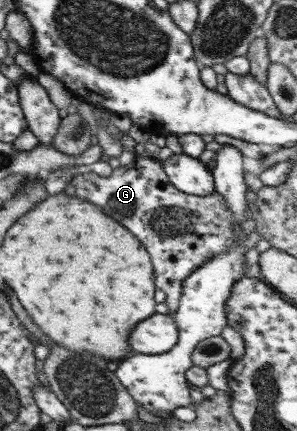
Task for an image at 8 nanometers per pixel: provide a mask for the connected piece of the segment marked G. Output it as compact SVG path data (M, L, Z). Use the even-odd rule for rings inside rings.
M146 155L134 157L125 166L119 165L106 177L99 176L93 171L77 174L64 192L69 196L97 204L107 216L113 217L113 220L124 225L133 236L137 237L137 240L140 240L150 256L152 273L155 274L155 288L164 293L164 303L167 305L169 315L177 310L183 280L206 260L228 250L238 240L232 227L232 214L227 210L226 200L223 200L217 191L214 190L207 196L195 196L178 191L162 172L159 161Z

